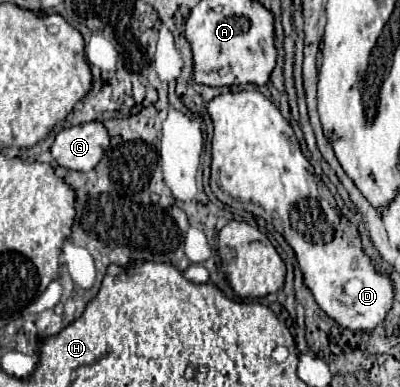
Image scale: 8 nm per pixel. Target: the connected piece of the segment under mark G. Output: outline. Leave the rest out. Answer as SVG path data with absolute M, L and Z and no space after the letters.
M84 123L78 127L62 129L50 153L56 165L70 169L70 171L90 171L102 159L106 147L110 145L110 137L102 123Z

